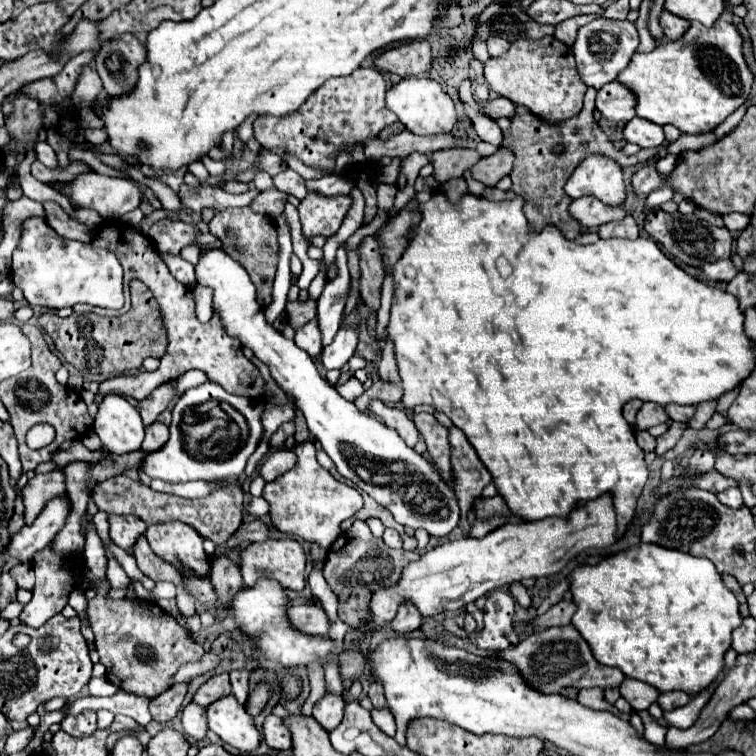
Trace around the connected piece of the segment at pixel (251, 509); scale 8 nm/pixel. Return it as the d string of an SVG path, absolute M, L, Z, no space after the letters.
M249 498L249 506L247 506L247 516L253 516L253 518L263 518L267 516L269 512L269 504L265 498Z

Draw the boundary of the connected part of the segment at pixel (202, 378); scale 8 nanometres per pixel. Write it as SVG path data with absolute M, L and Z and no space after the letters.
M189 370L189 372L185 372L185 374L173 384L173 388L175 388L175 394L181 396L185 390L189 390L189 388L193 388L193 386L199 386L201 382L207 382L207 376L205 376L203 372L199 372L199 370Z

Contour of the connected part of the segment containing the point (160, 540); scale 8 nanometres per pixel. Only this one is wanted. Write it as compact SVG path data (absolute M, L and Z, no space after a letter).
M165 522L149 526L145 538L151 550L173 564L177 570L191 570L197 576L207 576L211 564L203 550L203 538L183 522Z

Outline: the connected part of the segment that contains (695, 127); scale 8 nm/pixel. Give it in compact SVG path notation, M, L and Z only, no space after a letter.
M717 20L715 26L703 28L697 34L697 22L691 22L689 30L681 40L675 42L665 42L659 44L653 52L649 54L635 54L627 66L617 78L623 82L627 88L631 88L637 96L637 116L655 122L659 126L673 124L679 128L683 134L705 134L713 132L729 114L733 114L739 106L747 102L751 96L751 86L755 82L753 74L749 72L743 54L741 54L741 36L737 28L731 22Z

